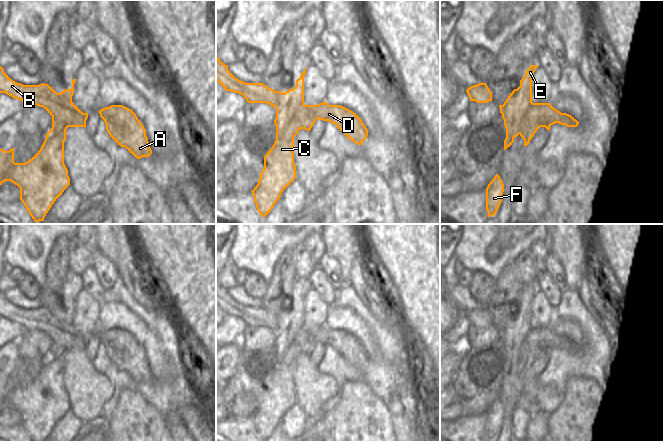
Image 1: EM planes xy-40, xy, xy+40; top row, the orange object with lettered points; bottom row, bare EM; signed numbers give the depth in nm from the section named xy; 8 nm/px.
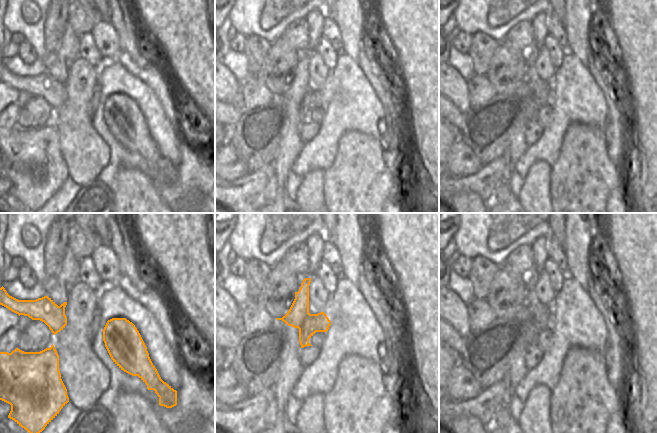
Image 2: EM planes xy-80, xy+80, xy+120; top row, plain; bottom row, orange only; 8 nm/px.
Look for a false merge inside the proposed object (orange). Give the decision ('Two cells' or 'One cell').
Two cells.

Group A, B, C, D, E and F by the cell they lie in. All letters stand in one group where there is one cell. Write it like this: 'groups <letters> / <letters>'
groups A B D E / C F

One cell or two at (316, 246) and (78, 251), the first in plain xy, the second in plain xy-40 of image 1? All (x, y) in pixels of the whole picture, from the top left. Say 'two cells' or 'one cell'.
two cells

